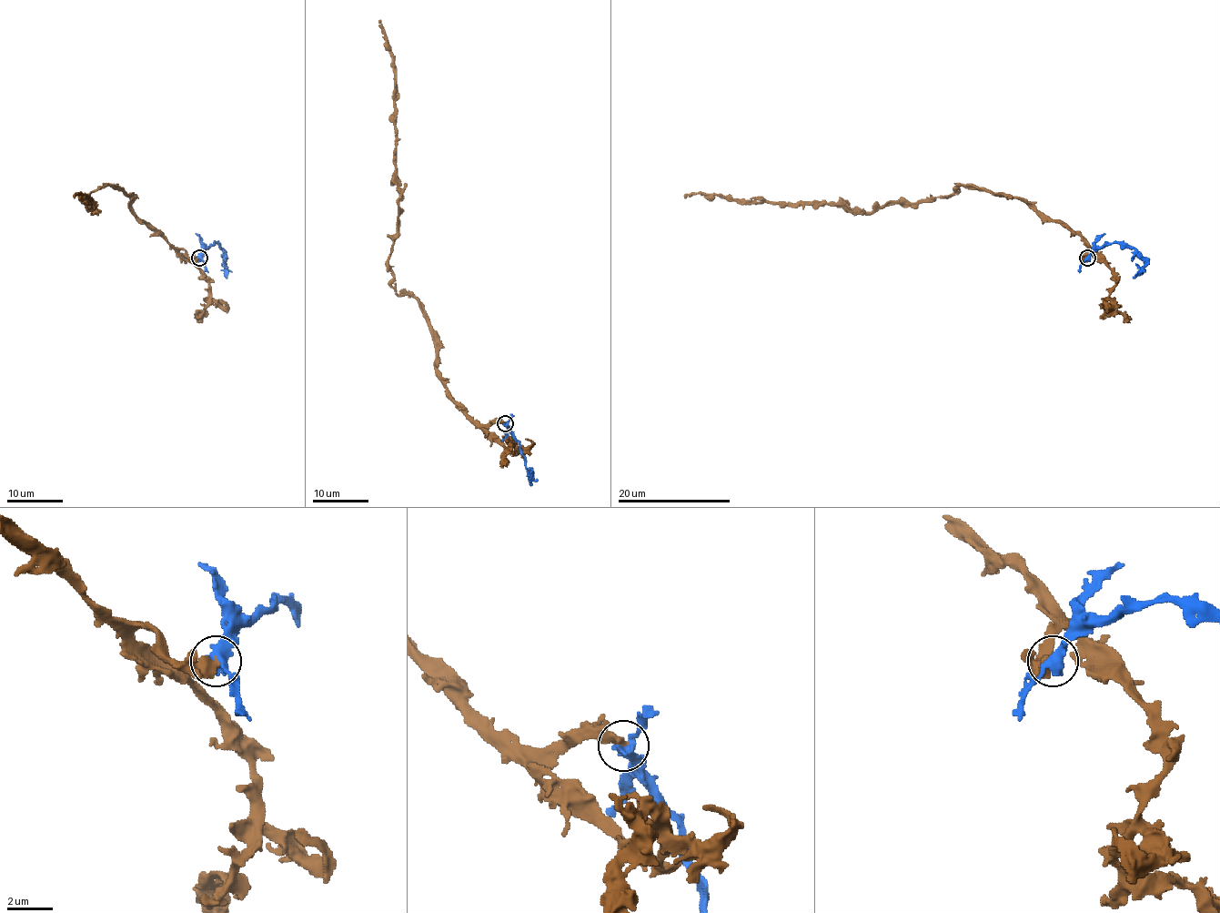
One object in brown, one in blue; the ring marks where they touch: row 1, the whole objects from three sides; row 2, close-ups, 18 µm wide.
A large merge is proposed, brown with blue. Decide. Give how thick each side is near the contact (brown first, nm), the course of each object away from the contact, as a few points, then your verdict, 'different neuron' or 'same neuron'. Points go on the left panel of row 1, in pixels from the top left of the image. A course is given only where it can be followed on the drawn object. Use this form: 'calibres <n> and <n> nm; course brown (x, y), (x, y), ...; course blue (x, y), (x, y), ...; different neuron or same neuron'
calibres 460 and 420 nm; course brown (200, 258), (172, 246), (123, 191), (92, 191), (83, 201), (93, 212), (85, 195), (75, 198); course blue (200, 258), (214, 243), (219, 246), (226, 278); same neuron

